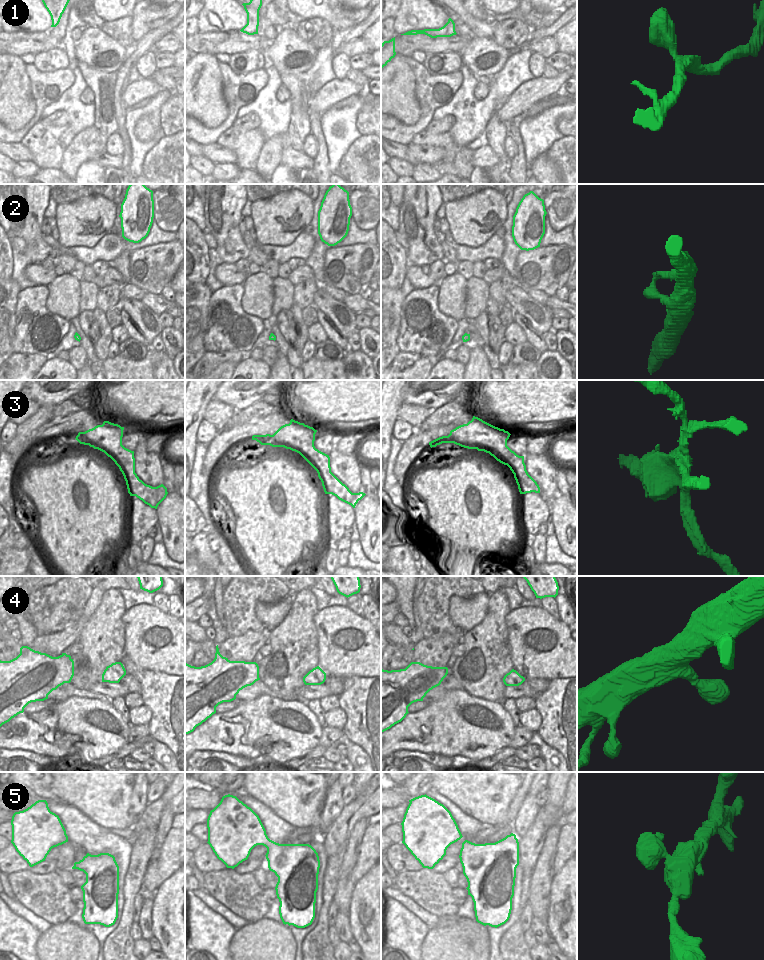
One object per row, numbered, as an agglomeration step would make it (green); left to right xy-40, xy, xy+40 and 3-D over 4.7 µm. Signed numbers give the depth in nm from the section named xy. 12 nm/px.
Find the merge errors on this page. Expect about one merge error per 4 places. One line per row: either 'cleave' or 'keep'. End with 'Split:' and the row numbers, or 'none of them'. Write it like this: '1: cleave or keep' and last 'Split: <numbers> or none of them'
1: keep
2: cleave
3: cleave
4: keep
5: keep
Split: 2, 3

